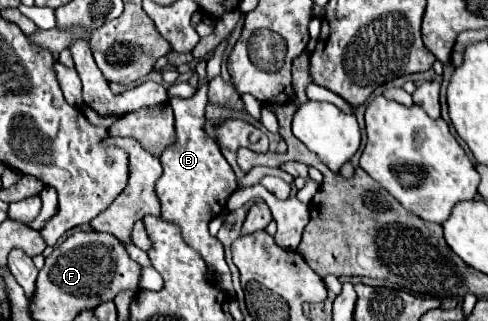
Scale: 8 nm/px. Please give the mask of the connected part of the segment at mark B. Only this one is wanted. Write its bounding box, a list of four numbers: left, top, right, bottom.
[155,98,237,298]

